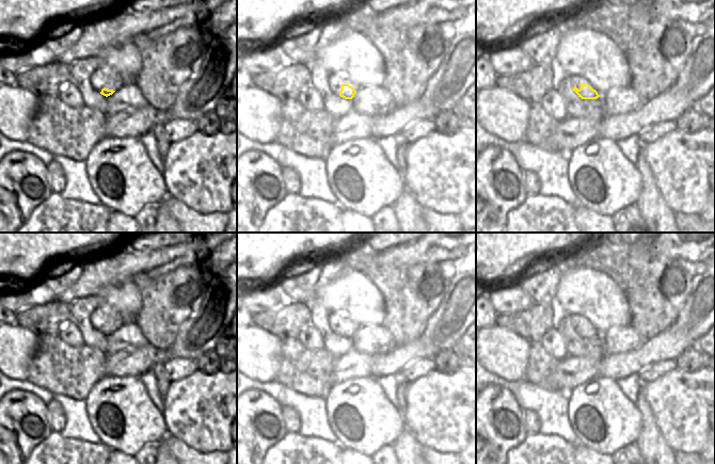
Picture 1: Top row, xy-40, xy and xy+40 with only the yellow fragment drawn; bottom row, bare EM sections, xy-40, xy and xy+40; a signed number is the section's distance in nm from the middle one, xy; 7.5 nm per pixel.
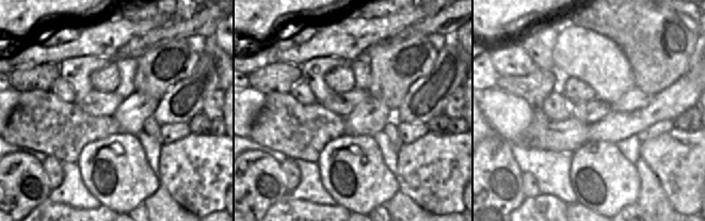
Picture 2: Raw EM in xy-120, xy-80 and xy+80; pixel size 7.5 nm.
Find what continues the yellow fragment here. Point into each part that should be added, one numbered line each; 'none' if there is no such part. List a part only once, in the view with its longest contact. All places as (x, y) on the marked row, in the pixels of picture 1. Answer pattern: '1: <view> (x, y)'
none.

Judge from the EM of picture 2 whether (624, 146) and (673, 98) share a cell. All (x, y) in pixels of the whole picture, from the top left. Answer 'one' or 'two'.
two

